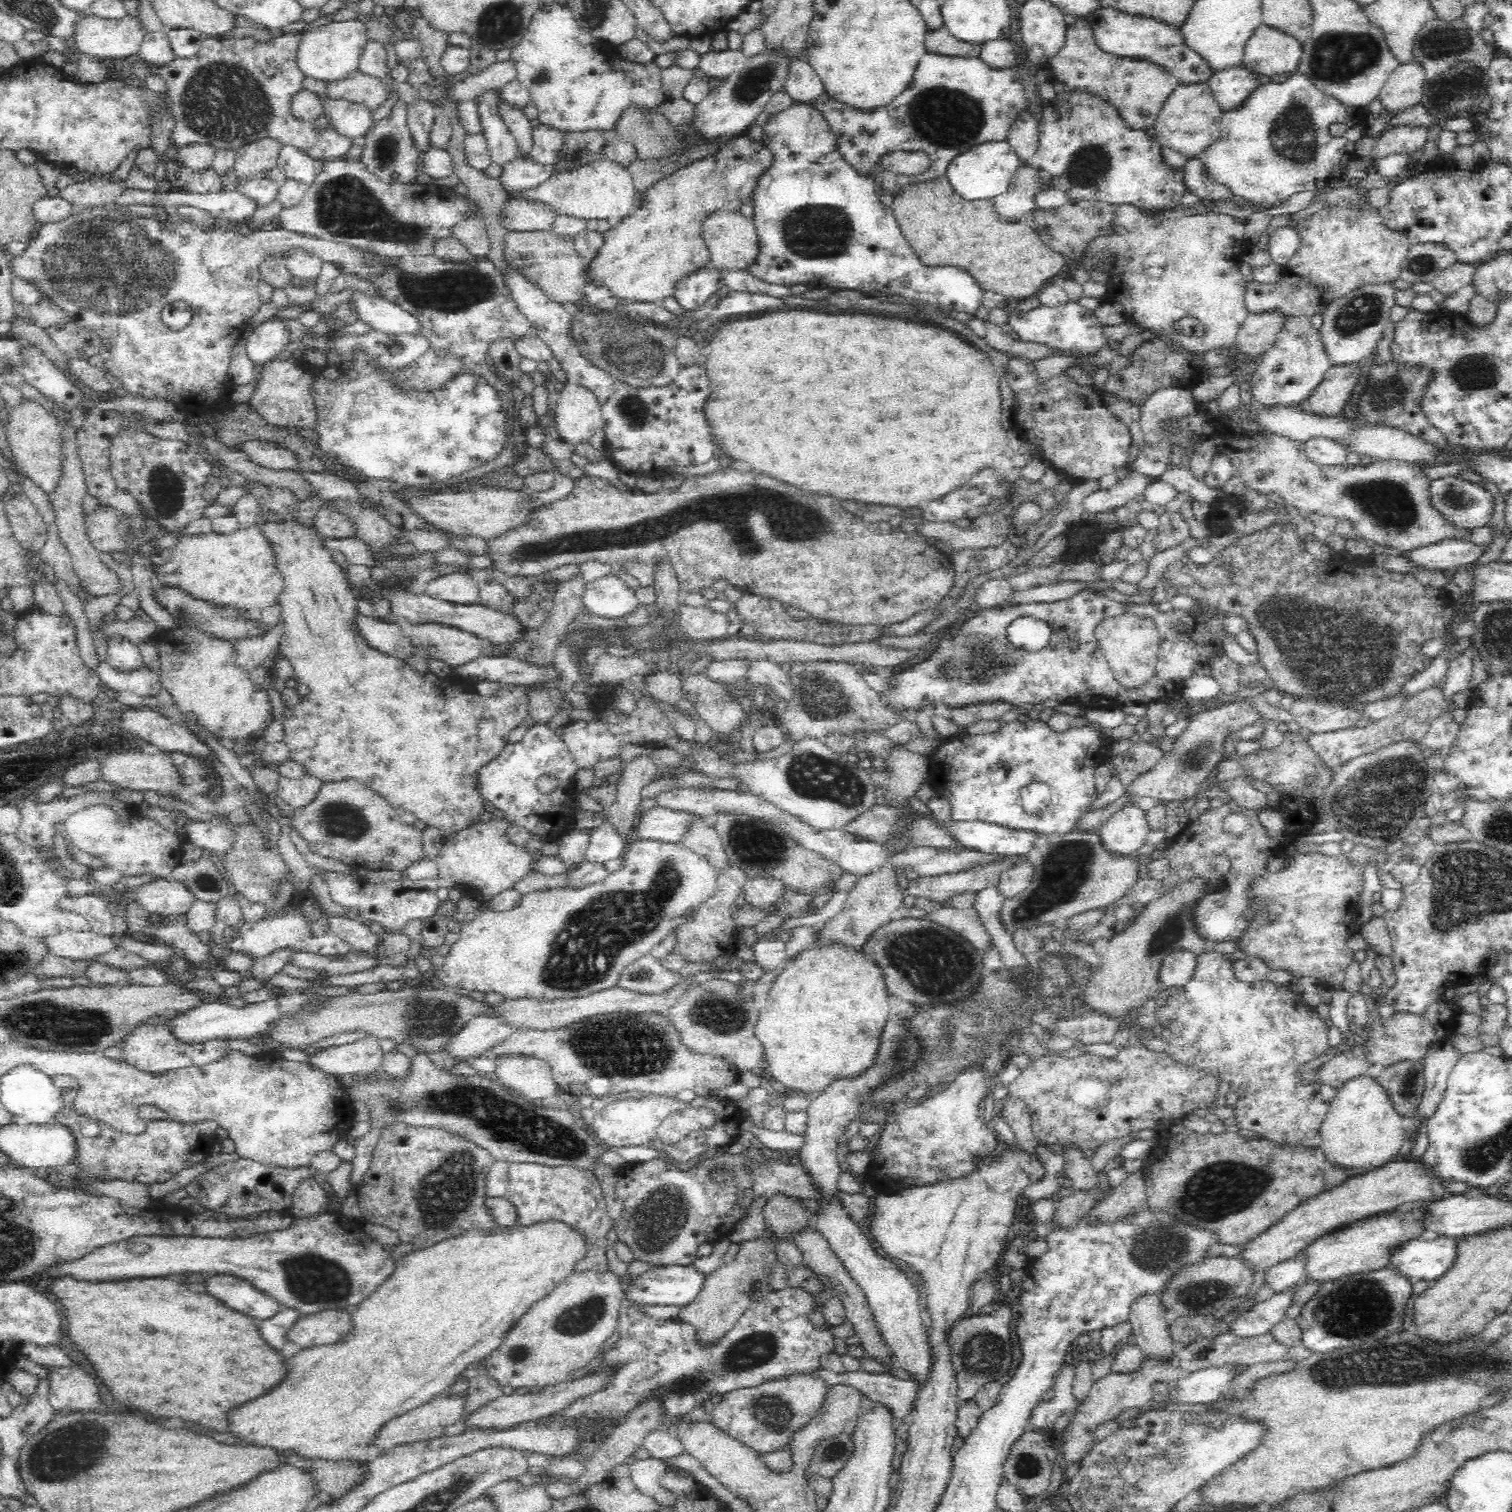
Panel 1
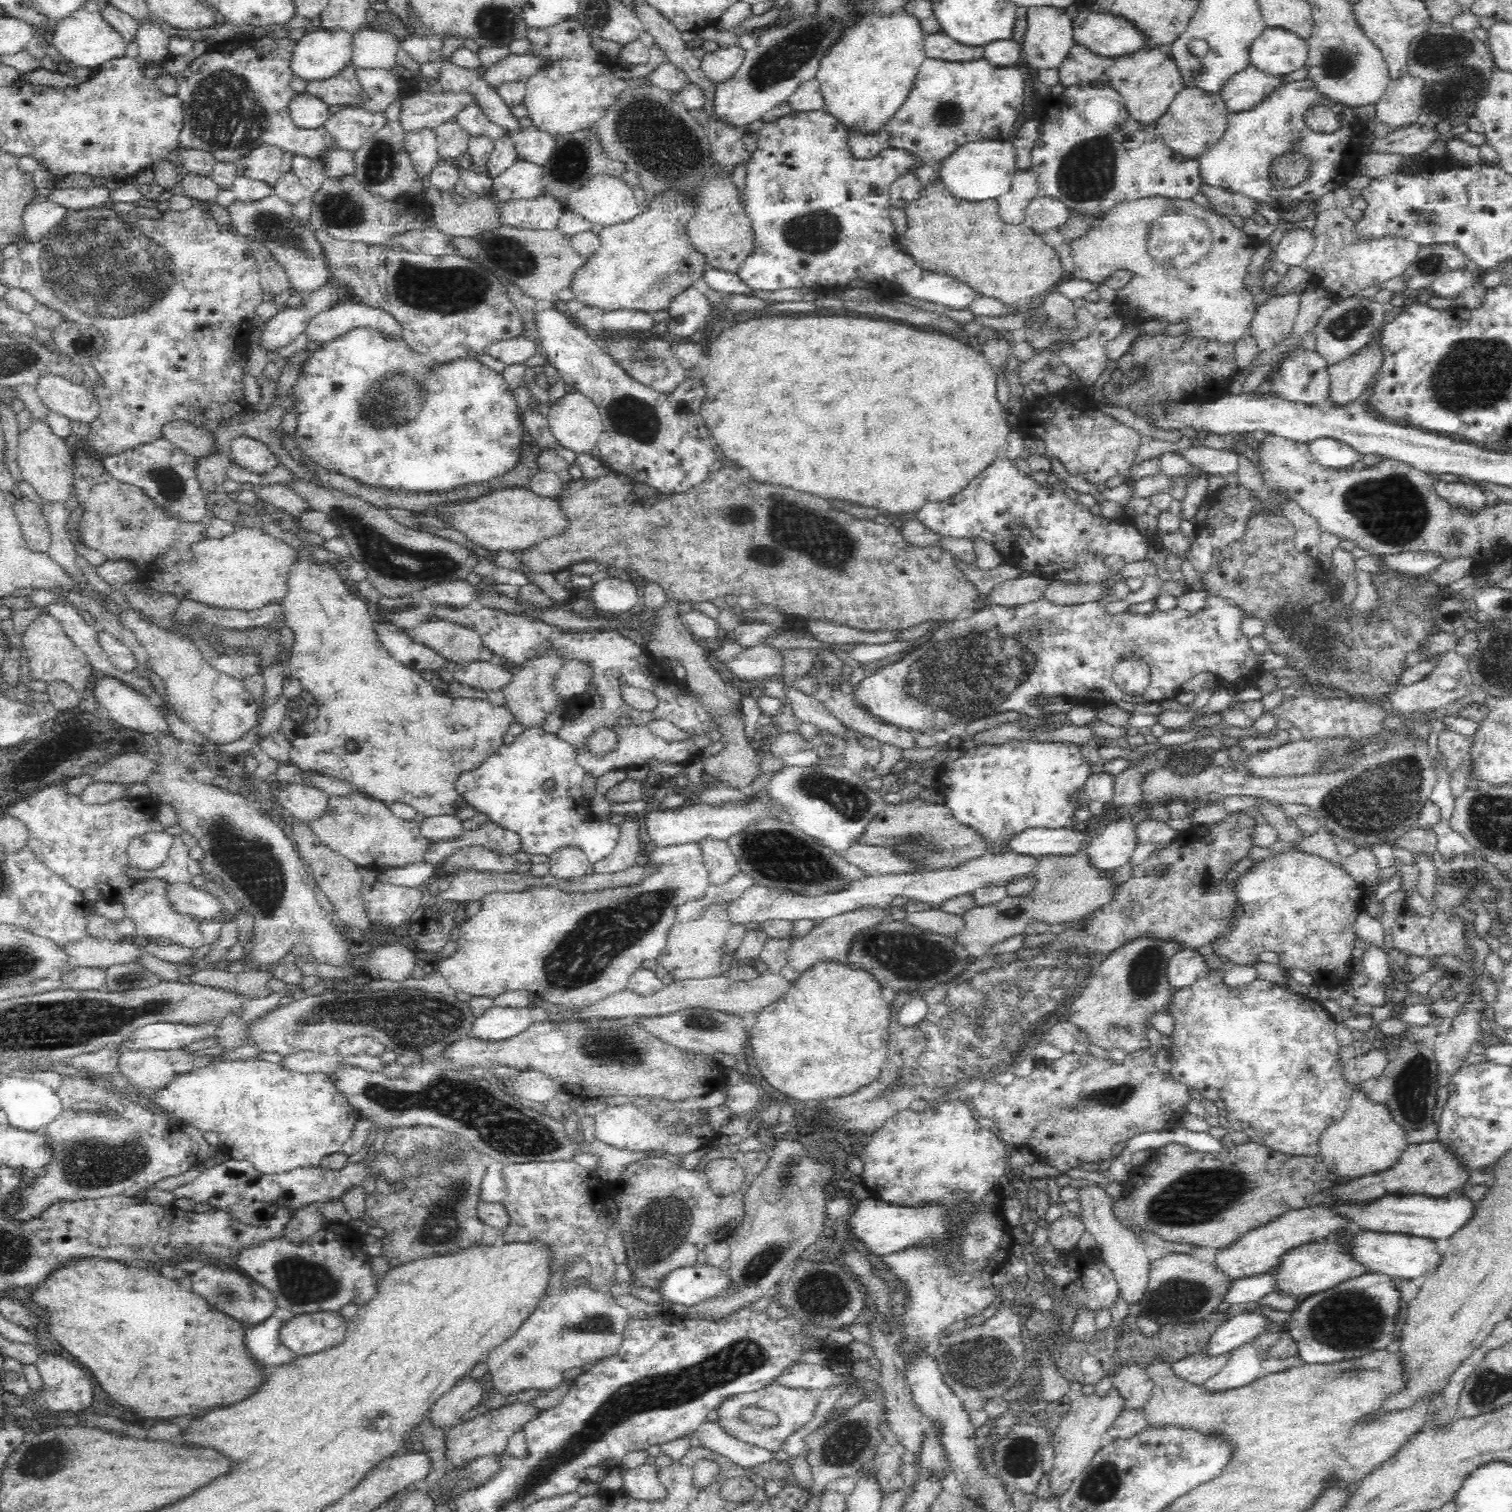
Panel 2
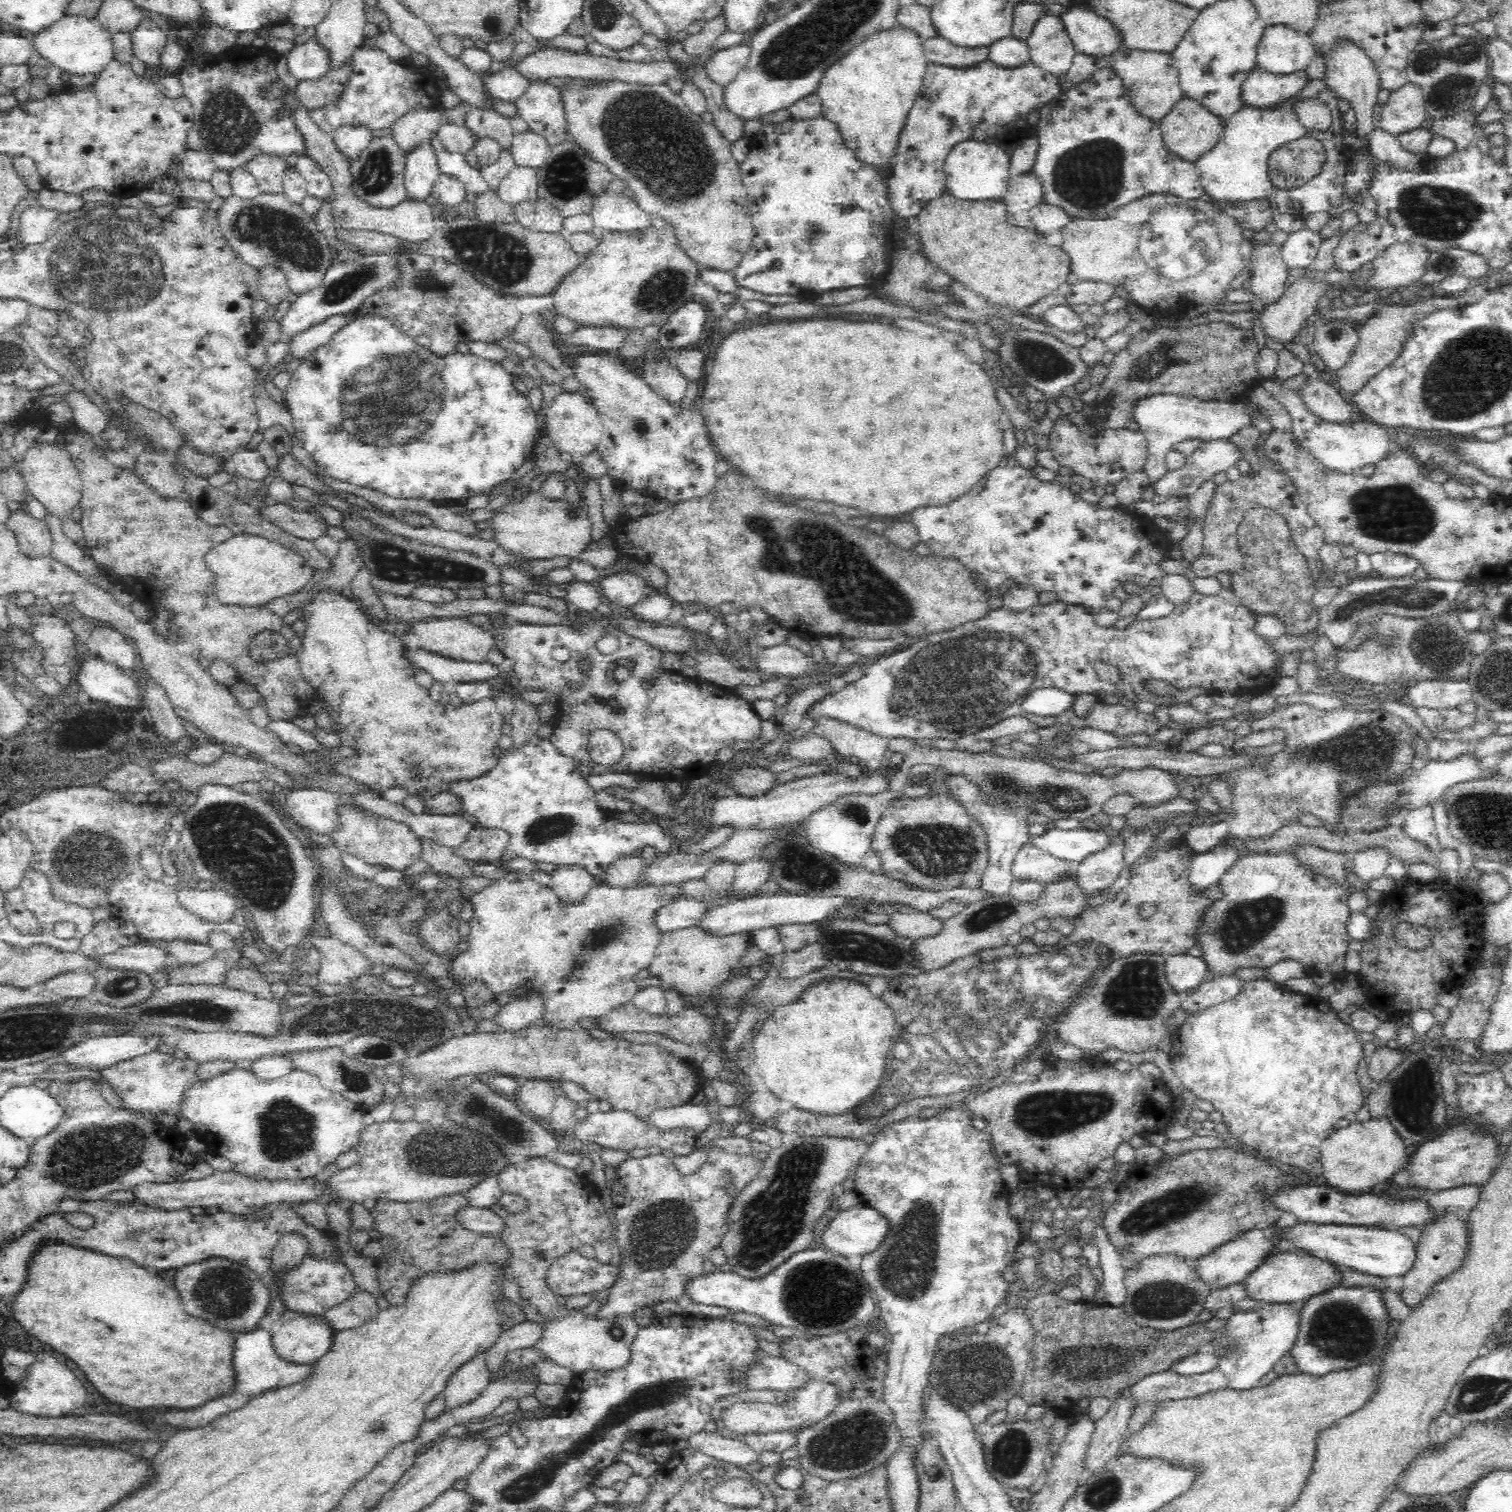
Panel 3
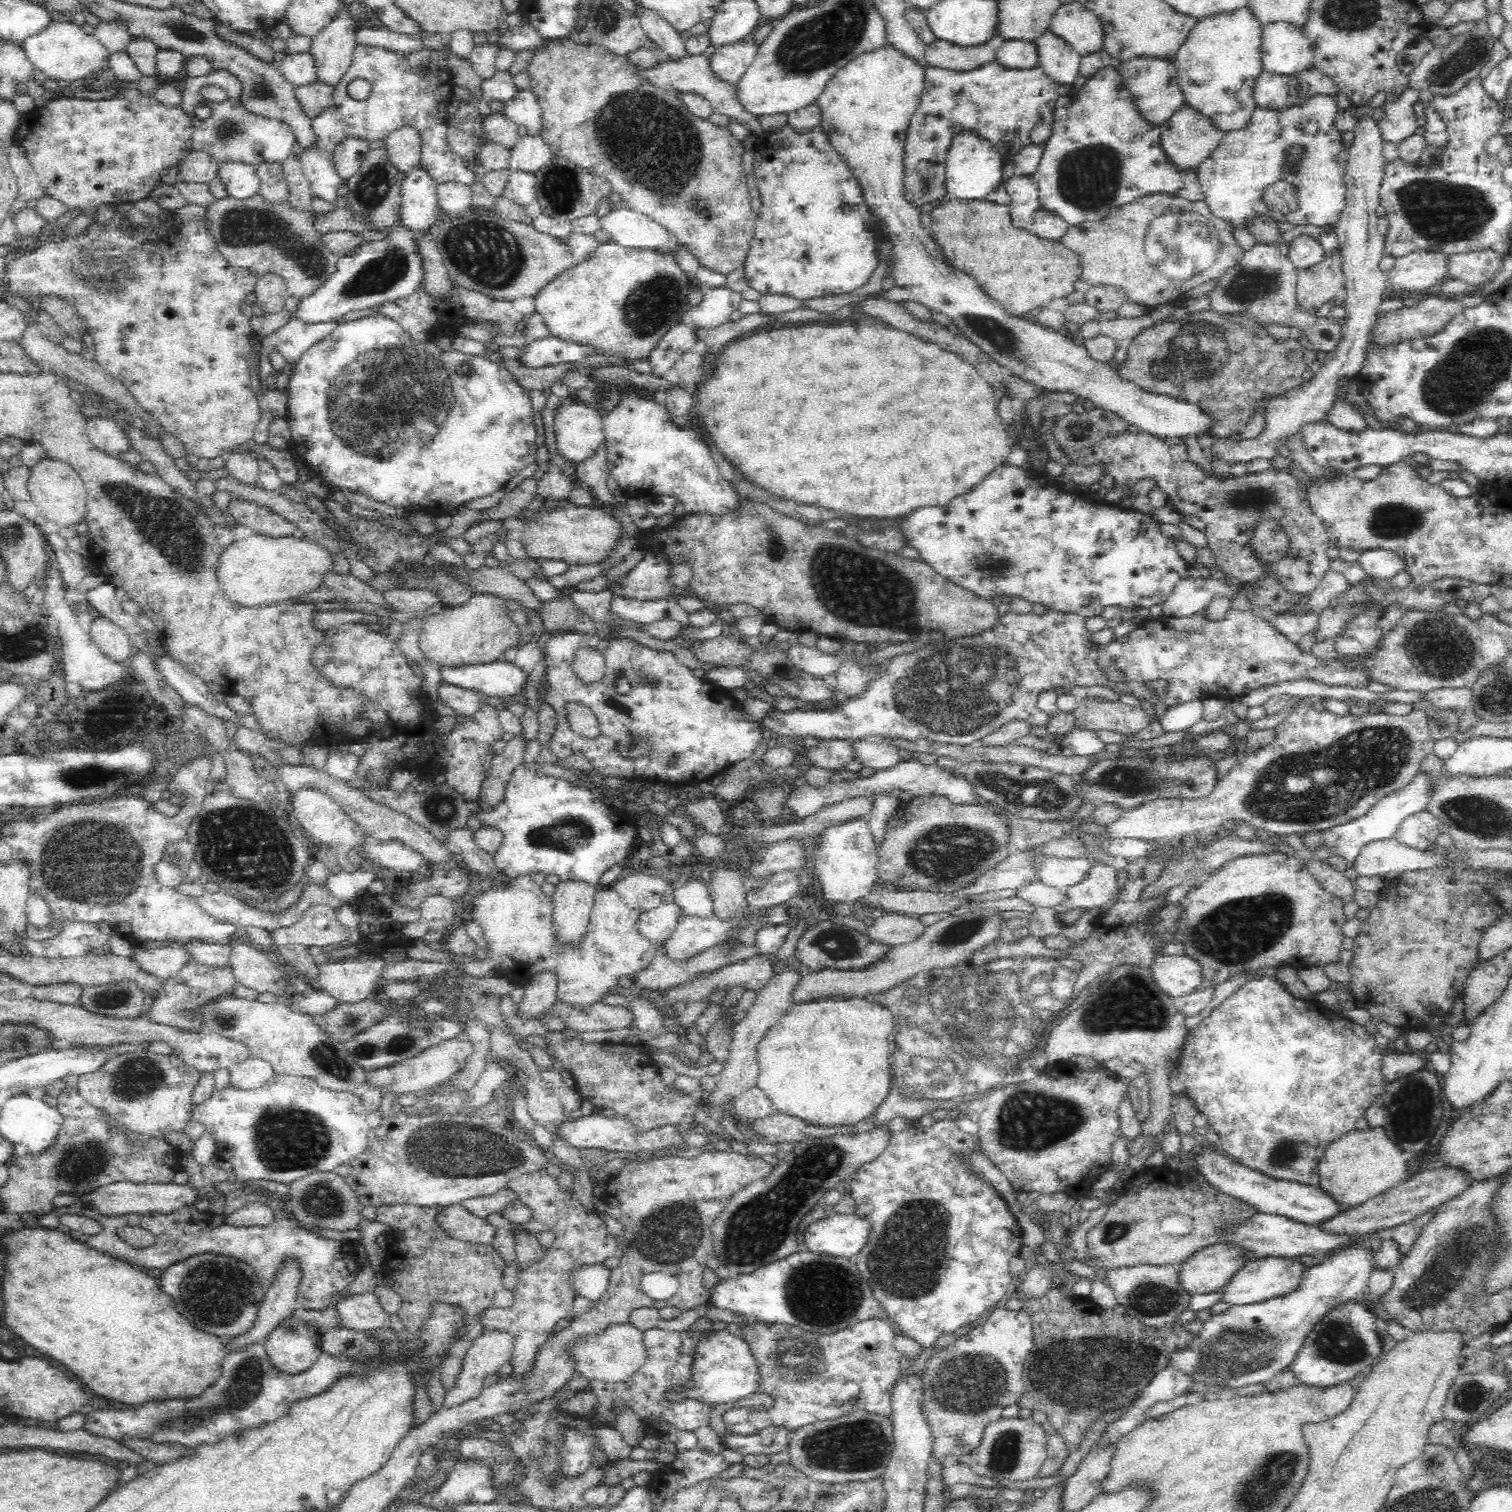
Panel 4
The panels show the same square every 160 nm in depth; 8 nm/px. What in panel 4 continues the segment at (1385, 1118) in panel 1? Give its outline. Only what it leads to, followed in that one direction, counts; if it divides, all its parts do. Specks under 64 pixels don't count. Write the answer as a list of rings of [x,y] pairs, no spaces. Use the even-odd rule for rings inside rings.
[[[1370,1127],[1367,1130],[1354,1130],[1354,1132],[1344,1134],[1342,1138],[1337,1138],[1328,1144],[1319,1162],[1319,1186],[1348,1208],[1356,1208],[1359,1204],[1383,1194],[1409,1176],[1408,1164],[1404,1160],[1404,1150],[1388,1137],[1384,1127]]]

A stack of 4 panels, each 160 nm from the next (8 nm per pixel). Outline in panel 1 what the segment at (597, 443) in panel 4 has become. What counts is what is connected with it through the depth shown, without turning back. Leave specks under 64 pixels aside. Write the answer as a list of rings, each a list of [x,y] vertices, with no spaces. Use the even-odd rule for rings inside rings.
[[[580,383],[558,385],[553,411],[560,437],[575,446],[588,442],[603,425],[598,397]]]

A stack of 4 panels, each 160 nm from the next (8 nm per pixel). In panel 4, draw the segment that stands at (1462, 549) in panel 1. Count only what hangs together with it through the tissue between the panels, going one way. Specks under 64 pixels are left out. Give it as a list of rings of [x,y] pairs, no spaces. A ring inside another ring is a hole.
[[[1386,549],[1361,551],[1357,562],[1376,582],[1386,582],[1407,570],[1405,559]]]

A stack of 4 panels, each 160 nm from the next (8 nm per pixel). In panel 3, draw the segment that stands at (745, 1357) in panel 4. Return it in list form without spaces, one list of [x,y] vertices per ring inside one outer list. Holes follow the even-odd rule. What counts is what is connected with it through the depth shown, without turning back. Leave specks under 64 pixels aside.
[[[758,1352],[758,1364],[748,1372],[749,1390],[780,1390],[794,1393],[812,1383],[804,1367],[784,1357]]]

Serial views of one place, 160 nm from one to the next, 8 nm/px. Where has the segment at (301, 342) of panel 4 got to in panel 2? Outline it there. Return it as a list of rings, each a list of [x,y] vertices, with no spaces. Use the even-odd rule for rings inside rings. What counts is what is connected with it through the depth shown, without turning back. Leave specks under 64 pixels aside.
[[[354,295],[338,302],[338,304],[328,308],[326,311],[312,316],[306,326],[306,335],[308,335],[310,342],[329,343],[338,338],[338,336],[342,336],[356,328],[369,328],[372,332],[383,334],[383,337],[388,340],[402,339],[402,325],[398,323],[398,319],[394,315],[380,307],[367,305],[366,302]]]

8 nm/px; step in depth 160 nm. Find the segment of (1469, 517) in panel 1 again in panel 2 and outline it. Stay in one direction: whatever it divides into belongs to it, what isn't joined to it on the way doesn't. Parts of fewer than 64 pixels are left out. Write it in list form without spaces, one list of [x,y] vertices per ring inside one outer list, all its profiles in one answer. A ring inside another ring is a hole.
[[[1438,480],[1435,481],[1435,490],[1438,497],[1444,499],[1453,508],[1476,513],[1486,506],[1483,492],[1475,486],[1460,484],[1460,482],[1446,483]]]

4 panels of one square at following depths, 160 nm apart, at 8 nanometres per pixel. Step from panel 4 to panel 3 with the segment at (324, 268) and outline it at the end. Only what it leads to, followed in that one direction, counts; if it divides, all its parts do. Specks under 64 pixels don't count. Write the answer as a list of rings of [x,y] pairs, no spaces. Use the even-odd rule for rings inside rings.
[[[283,192],[280,194],[262,193],[252,200],[242,200],[239,196],[232,194],[223,200],[222,205],[217,210],[217,221],[220,229],[223,230],[228,245],[232,246],[232,249],[248,265],[256,269],[265,264],[278,267],[287,276],[287,283],[291,292],[297,295],[316,288],[333,263],[328,243],[318,232],[314,217],[308,214],[302,205],[291,203]]]

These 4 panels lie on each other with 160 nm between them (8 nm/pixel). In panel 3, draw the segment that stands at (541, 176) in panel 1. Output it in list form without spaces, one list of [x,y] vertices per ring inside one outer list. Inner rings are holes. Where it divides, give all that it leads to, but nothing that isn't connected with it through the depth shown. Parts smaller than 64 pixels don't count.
[[[518,166],[505,176],[496,187],[496,192],[506,204],[515,205],[522,201],[536,199],[537,168]]]

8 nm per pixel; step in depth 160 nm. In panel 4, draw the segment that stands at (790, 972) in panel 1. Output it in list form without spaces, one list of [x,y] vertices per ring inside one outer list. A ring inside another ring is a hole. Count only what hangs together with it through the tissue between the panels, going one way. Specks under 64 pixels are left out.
[[[828,995],[807,1003],[792,1004],[760,1039],[757,1047],[757,1085],[768,1095],[776,1112],[796,1116],[821,1127],[856,1125],[888,1094],[888,1038],[894,1032],[895,1020],[892,1011],[869,998]]]

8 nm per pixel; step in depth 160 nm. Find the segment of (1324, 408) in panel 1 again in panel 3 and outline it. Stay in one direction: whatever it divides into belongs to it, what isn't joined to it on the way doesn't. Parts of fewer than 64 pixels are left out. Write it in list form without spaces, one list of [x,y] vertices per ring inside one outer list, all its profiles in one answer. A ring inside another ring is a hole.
[[[1439,293],[1424,300],[1415,300],[1411,304],[1381,304],[1378,306],[1374,314],[1368,317],[1362,328],[1358,330],[1360,340],[1354,346],[1349,359],[1341,369],[1333,374],[1334,384],[1336,384],[1342,396],[1352,401],[1356,392],[1366,385],[1370,378],[1374,378],[1381,370],[1389,366],[1392,359],[1400,352],[1401,344],[1408,336],[1410,328],[1415,327],[1418,318],[1428,315],[1432,311],[1448,308],[1459,308],[1459,301],[1455,296],[1443,296]]]

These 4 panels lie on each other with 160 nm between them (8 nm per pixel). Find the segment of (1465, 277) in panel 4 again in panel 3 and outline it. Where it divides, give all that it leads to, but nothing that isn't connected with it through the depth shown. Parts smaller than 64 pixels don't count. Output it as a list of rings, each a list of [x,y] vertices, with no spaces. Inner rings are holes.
[[[1445,248],[1428,253],[1423,271],[1416,282],[1423,286],[1435,286],[1450,275],[1464,275],[1478,279],[1485,276],[1489,266],[1481,256],[1461,248]]]

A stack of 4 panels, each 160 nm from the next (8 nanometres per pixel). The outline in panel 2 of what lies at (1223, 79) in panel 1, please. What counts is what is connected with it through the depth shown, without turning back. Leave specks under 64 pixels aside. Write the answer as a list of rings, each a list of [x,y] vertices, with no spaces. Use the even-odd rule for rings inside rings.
[[[1252,64],[1243,69],[1232,74],[1232,78],[1220,86],[1219,95],[1230,113],[1251,109],[1270,91],[1285,83],[1281,78],[1260,72]]]

